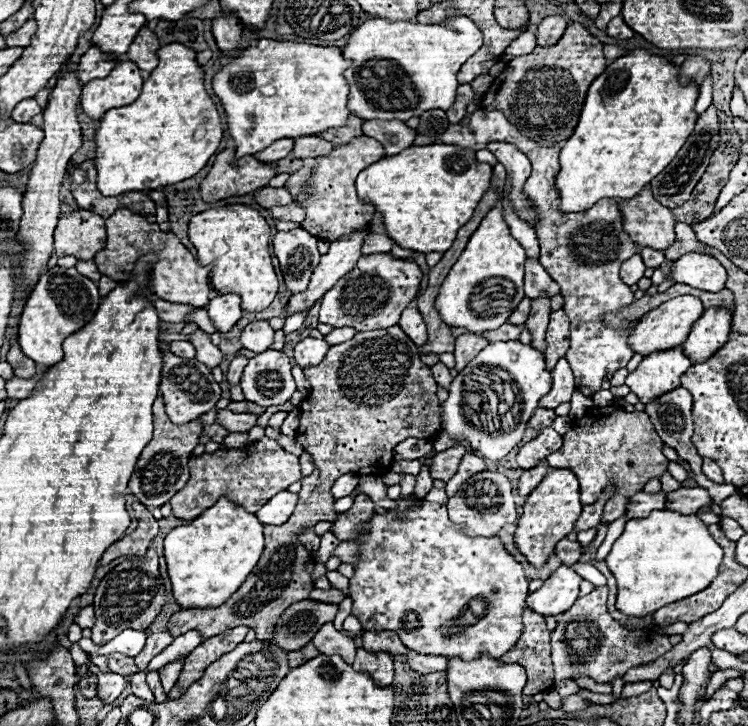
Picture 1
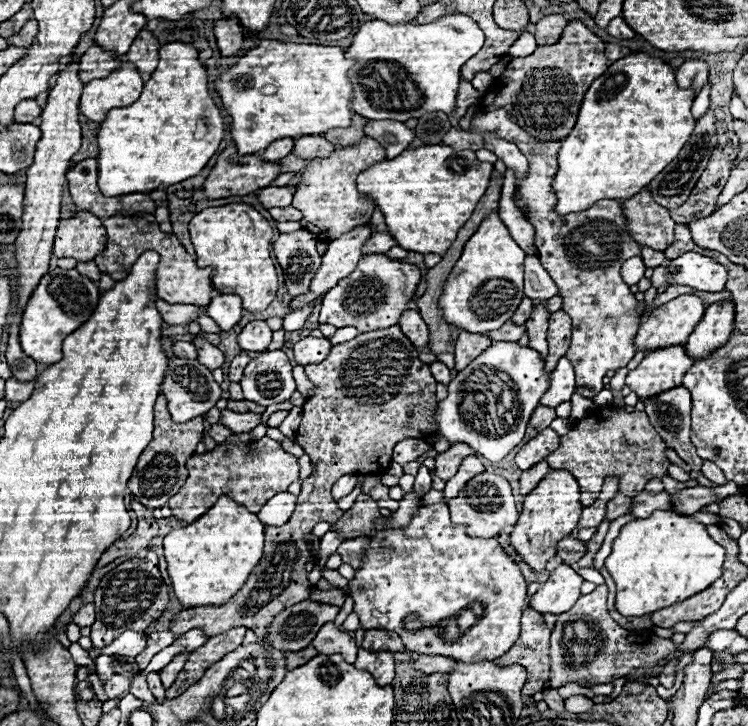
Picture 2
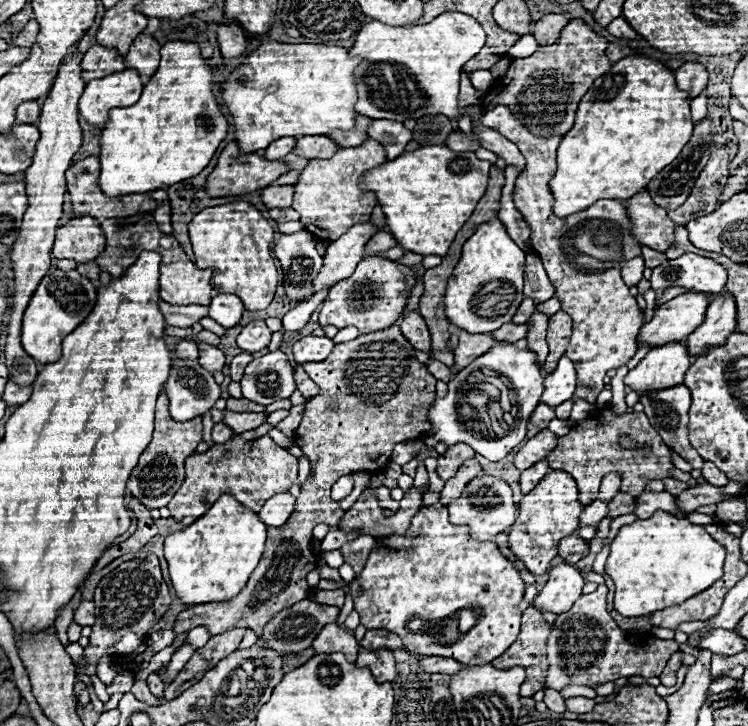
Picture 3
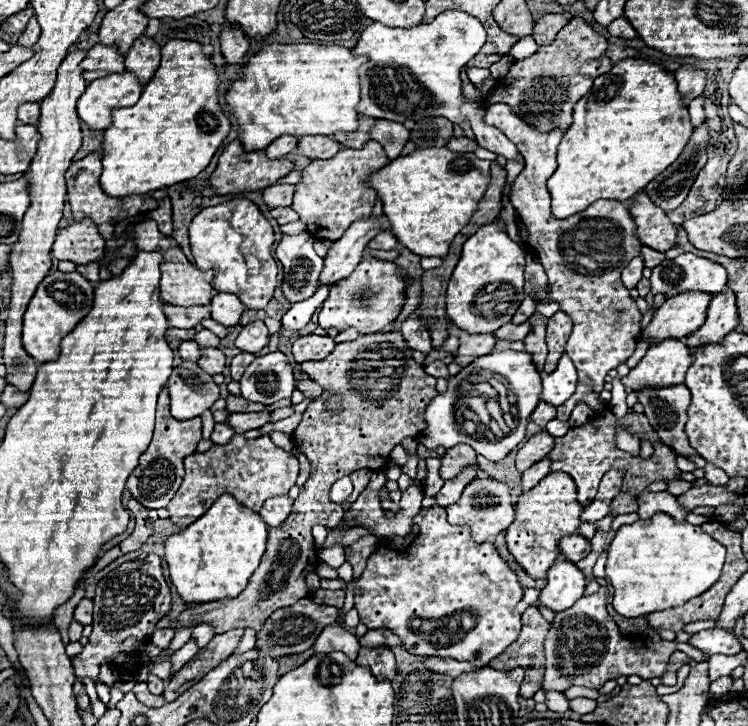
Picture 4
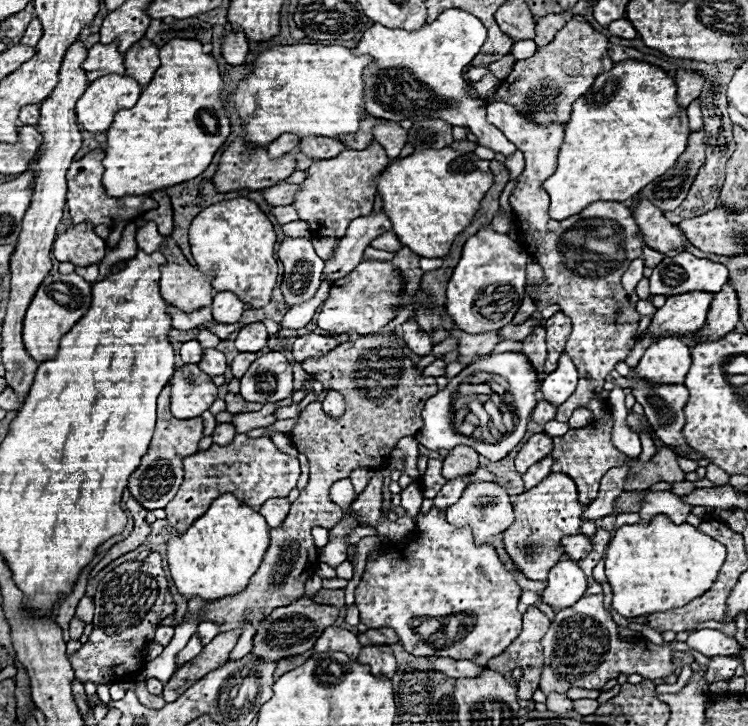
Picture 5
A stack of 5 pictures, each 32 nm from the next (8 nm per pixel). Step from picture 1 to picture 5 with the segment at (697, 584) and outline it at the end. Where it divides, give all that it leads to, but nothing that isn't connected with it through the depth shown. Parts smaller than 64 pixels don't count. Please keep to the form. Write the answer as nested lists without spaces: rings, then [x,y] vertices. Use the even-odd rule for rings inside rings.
[[[666,516],[652,518],[650,522],[638,522],[638,524],[624,524],[620,526],[608,548],[606,548],[606,576],[608,584],[612,586],[614,592],[614,602],[612,608],[626,616],[626,618],[636,618],[636,616],[646,616],[654,612],[666,612],[672,608],[686,606],[692,598],[702,596],[718,576],[718,570],[722,568],[722,562],[726,558],[726,548],[712,540],[710,536],[698,532],[690,524],[674,524]]]

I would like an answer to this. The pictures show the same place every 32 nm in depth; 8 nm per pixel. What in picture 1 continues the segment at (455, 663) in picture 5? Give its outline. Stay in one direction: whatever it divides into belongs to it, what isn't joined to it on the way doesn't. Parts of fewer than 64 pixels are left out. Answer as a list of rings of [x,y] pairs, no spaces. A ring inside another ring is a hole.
[[[408,652],[408,666],[420,674],[430,672],[446,672],[448,670],[448,658],[446,656],[430,656],[430,654],[416,654]]]

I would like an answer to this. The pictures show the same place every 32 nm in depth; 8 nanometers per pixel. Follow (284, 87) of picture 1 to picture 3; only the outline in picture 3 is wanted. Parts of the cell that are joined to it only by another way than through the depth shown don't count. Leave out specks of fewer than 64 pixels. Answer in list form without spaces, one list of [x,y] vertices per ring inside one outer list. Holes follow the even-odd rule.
[[[262,42],[262,46],[254,52],[250,52],[242,64],[222,82],[222,98],[224,98],[224,104],[228,106],[230,114],[234,116],[234,122],[236,122],[236,140],[240,144],[240,150],[242,152],[258,152],[258,150],[264,150],[266,146],[270,146],[270,142],[274,142],[274,138],[280,138],[282,134],[290,134],[294,138],[300,138],[300,136],[326,136],[330,134],[332,130],[352,130],[356,126],[356,110],[354,110],[354,104],[358,100],[358,90],[356,90],[356,76],[354,76],[354,70],[356,66],[362,62],[362,58],[350,58],[348,56],[348,48],[342,48],[342,46],[326,46],[326,44],[280,44],[280,42]]]

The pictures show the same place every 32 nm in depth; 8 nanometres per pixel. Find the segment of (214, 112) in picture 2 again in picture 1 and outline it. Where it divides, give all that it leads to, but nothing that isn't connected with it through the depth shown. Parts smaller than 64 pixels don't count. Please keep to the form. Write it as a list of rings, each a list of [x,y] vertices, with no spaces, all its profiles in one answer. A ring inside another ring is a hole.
[[[166,44],[158,50],[160,64],[154,68],[150,78],[144,82],[142,94],[130,106],[108,110],[96,130],[96,168],[98,168],[98,190],[106,196],[118,196],[124,192],[150,192],[186,178],[196,176],[216,148],[222,142],[222,120],[216,104],[204,88],[204,70],[196,62],[196,52],[184,44]]]

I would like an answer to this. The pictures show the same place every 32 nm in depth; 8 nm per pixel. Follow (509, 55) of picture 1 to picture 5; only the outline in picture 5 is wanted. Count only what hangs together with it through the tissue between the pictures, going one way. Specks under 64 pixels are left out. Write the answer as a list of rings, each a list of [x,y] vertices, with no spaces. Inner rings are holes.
[[[526,40],[526,42],[516,42],[514,46],[512,46],[512,56],[516,58],[516,60],[526,60],[526,58],[532,58],[534,54],[536,54],[536,42],[534,40]]]

